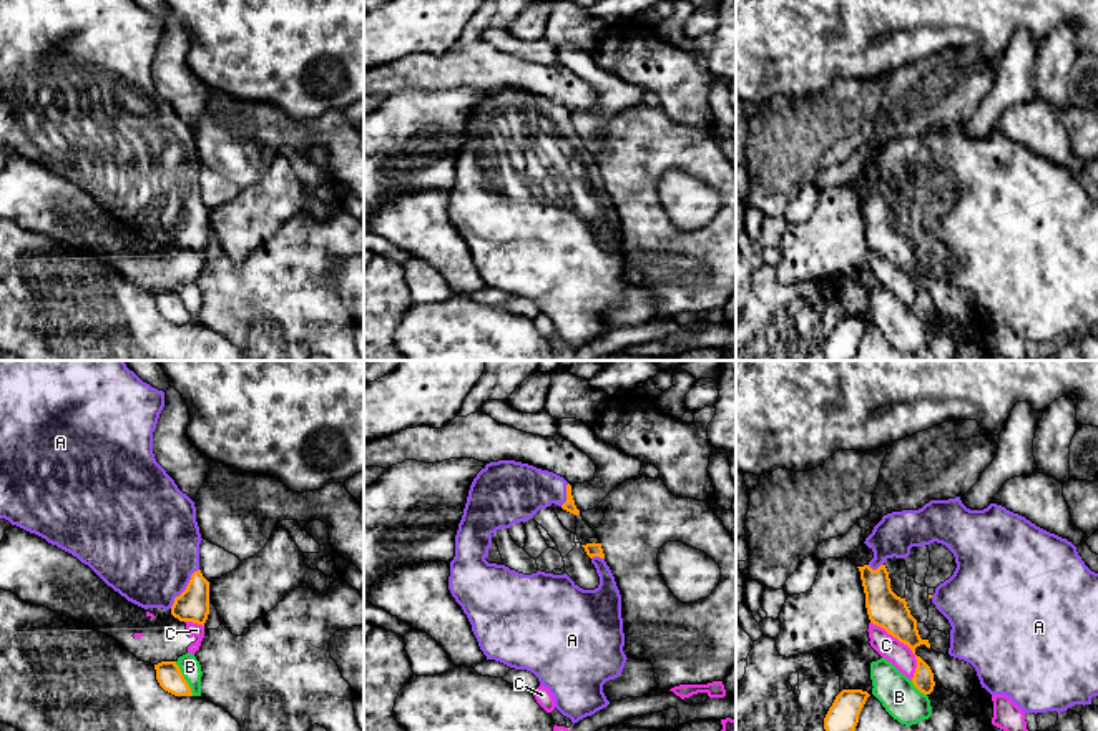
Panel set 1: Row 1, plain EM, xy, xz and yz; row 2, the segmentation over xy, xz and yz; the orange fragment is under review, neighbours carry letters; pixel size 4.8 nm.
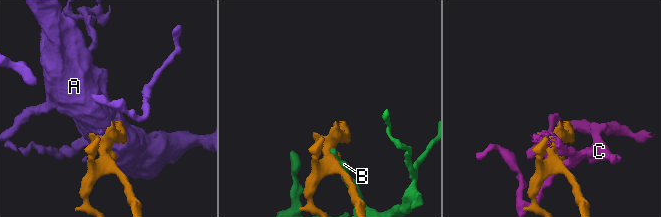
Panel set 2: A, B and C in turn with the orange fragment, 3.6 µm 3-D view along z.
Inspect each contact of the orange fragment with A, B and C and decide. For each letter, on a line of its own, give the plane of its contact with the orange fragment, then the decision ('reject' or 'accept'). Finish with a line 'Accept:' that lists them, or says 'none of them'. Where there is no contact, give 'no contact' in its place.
A: contact in xy; accept
B: contact in xy; reject
C: contact in yz; reject
Accept: A

